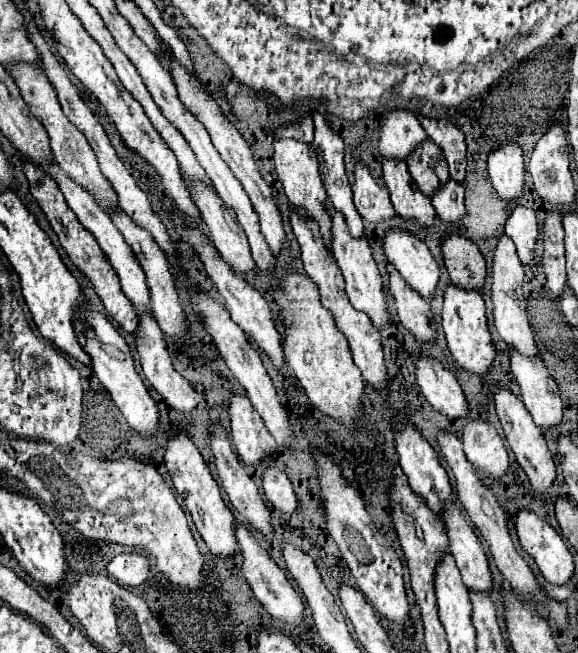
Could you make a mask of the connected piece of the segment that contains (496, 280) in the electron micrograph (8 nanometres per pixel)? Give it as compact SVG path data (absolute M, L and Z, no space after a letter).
M502 235L494 253L494 267L492 267L492 301L494 301L494 323L500 333L500 337L514 347L522 355L540 357L538 345L534 341L534 333L530 327L530 321L526 317L526 301L524 301L524 267L516 255L514 243L508 239L508 235Z

